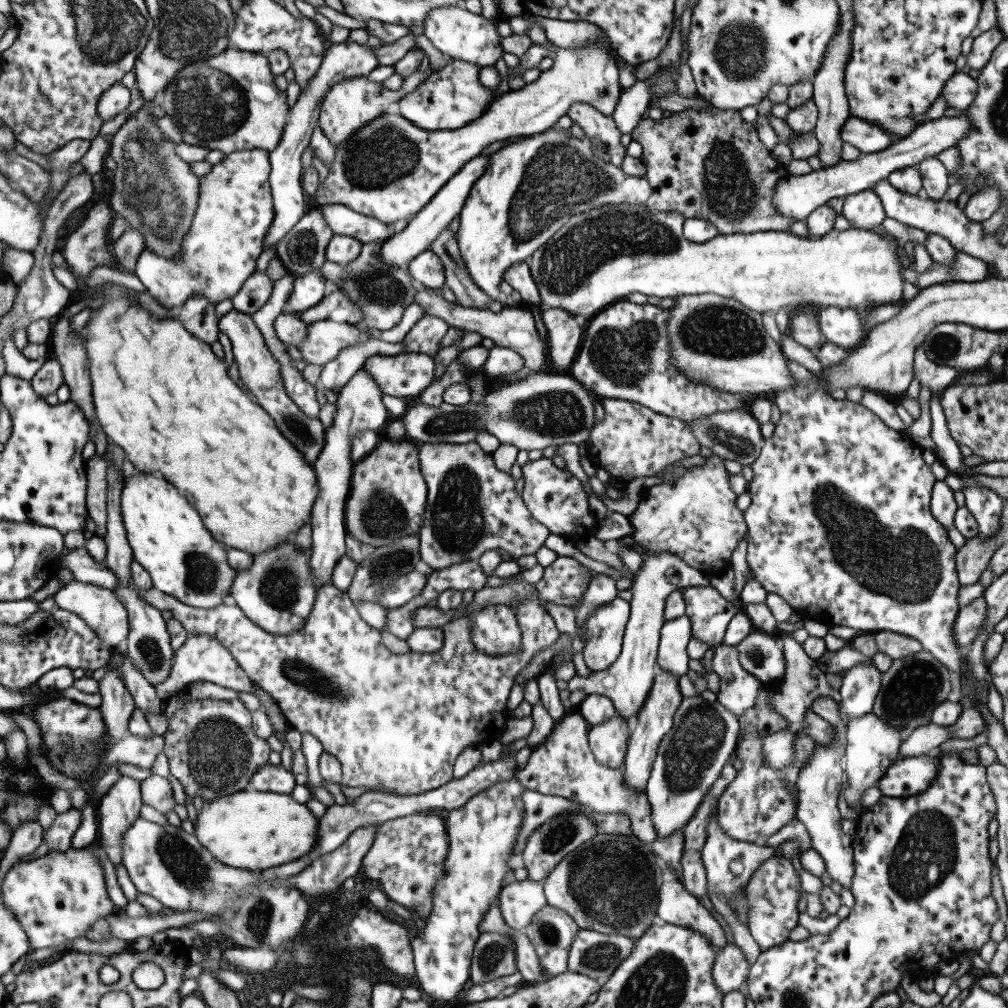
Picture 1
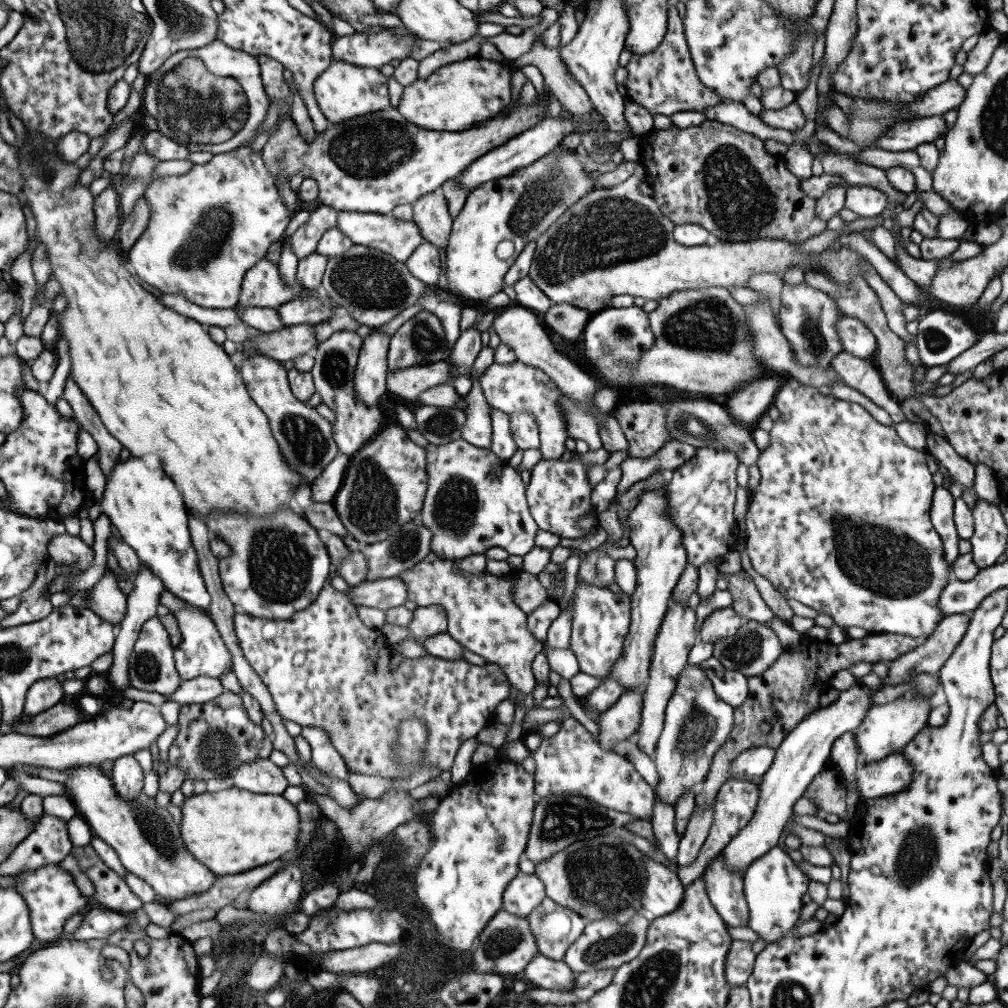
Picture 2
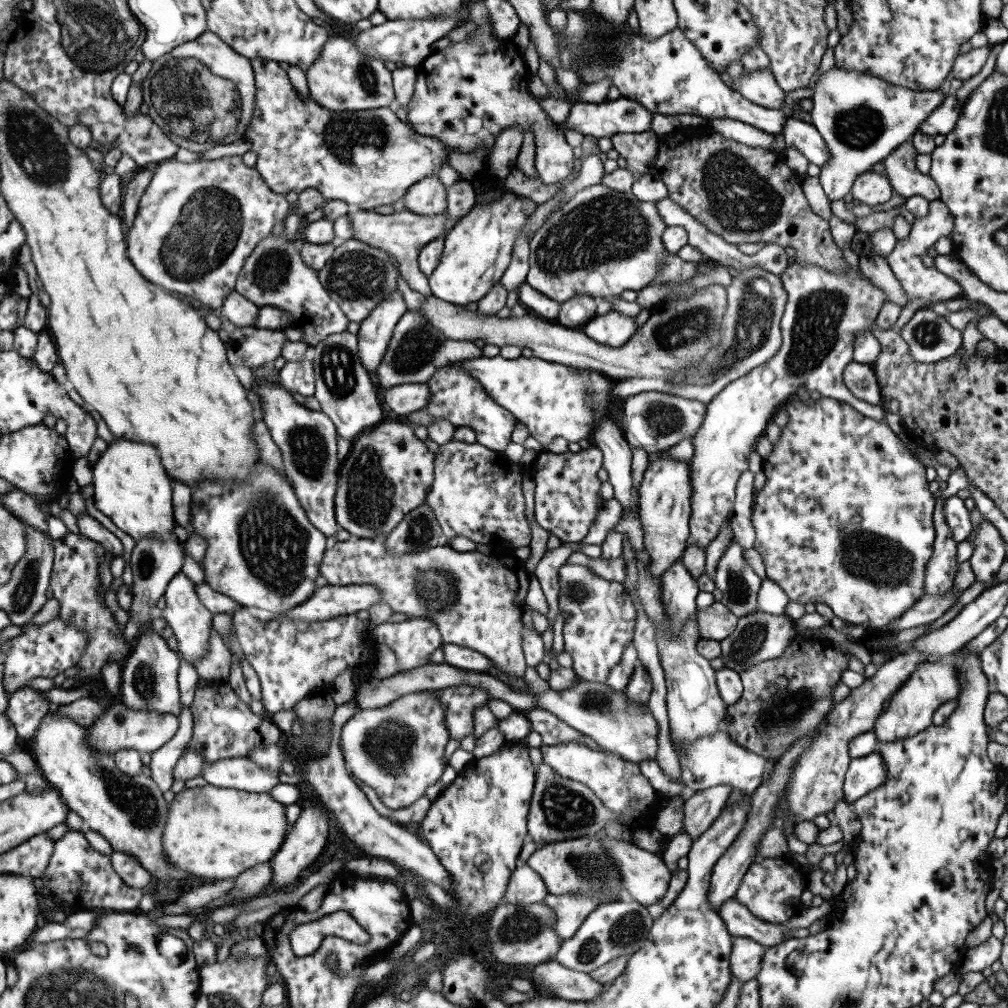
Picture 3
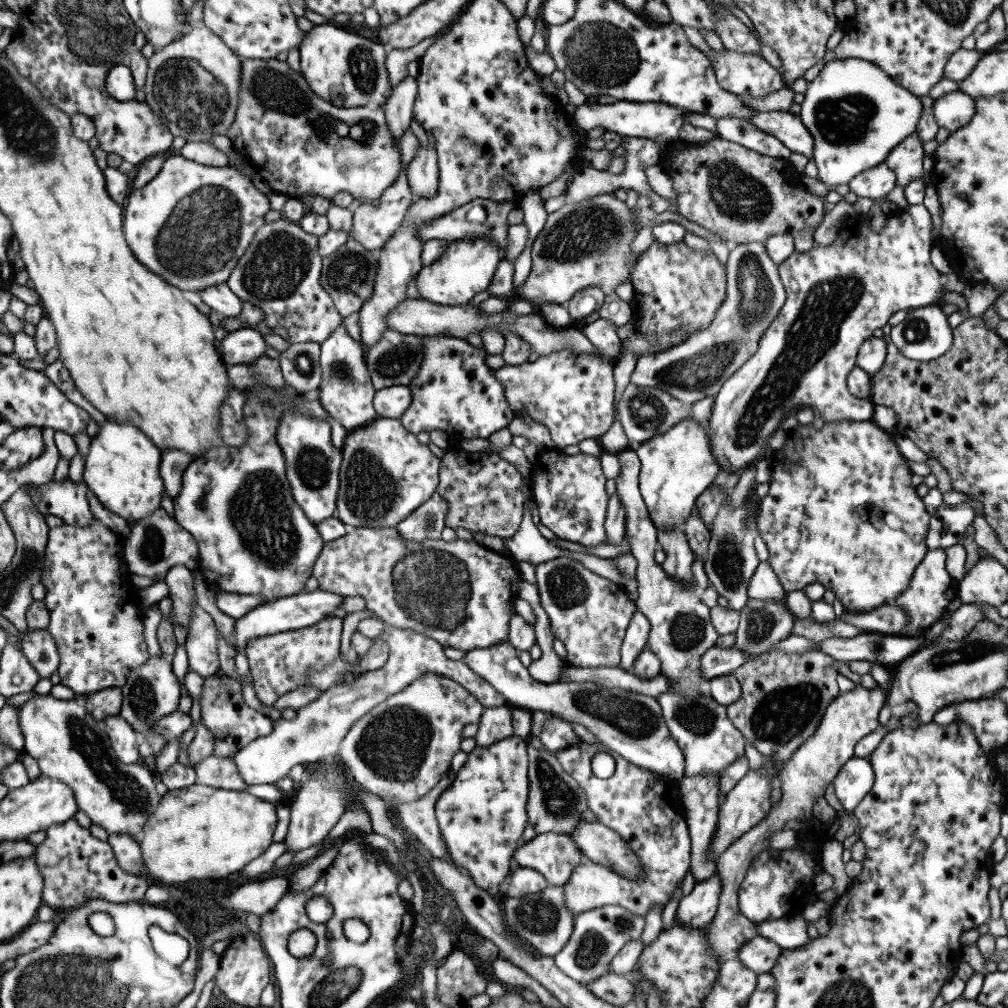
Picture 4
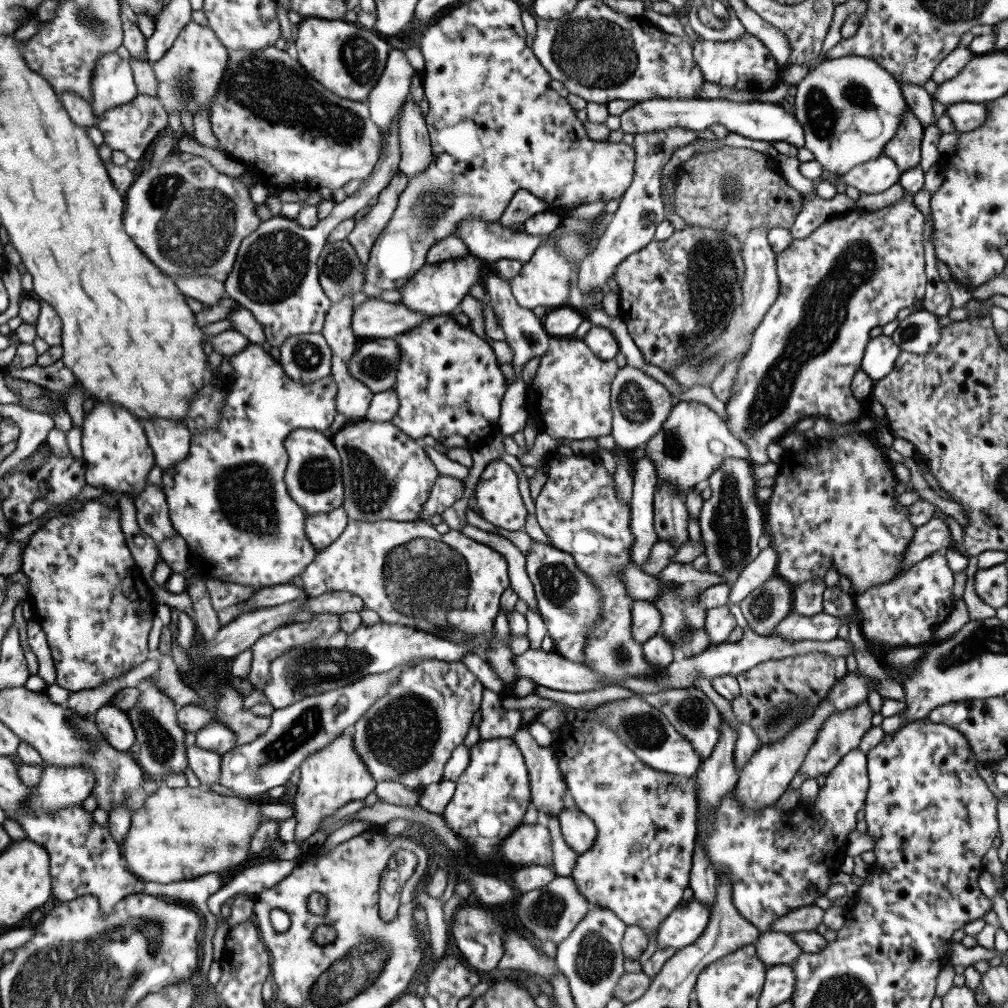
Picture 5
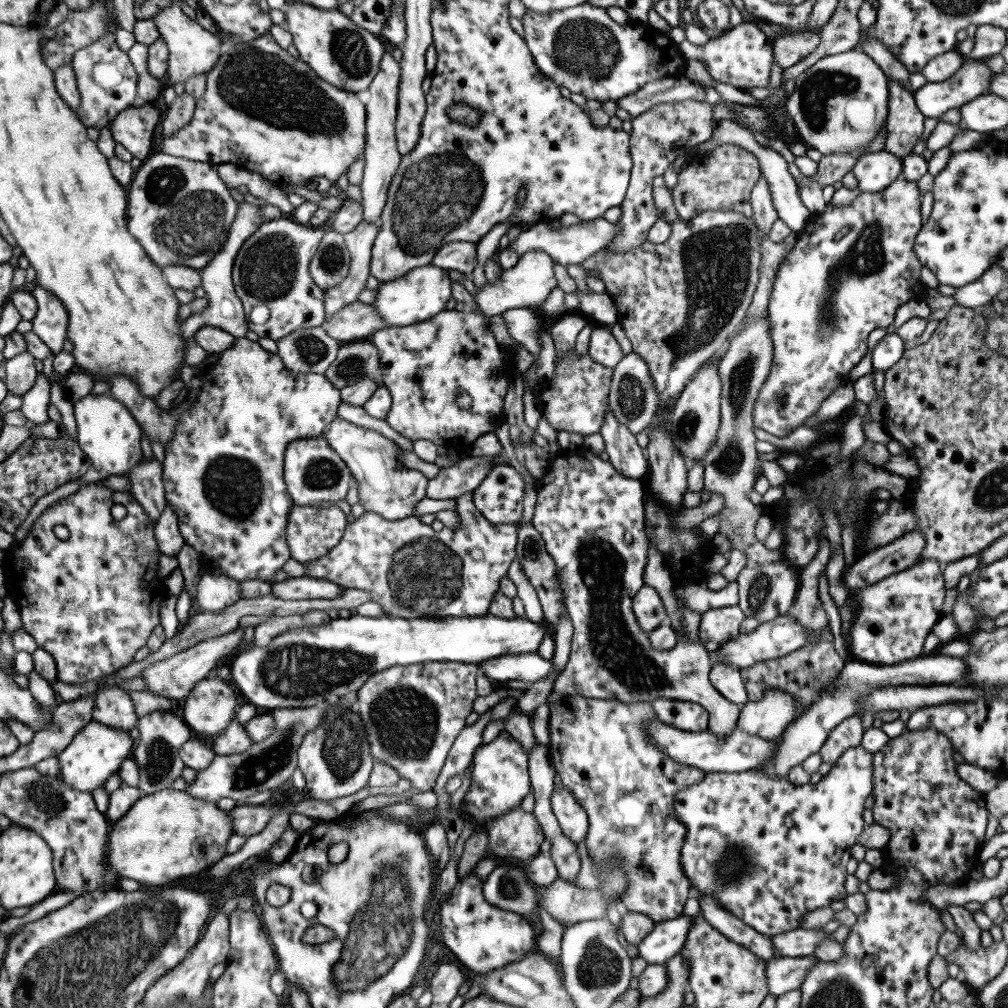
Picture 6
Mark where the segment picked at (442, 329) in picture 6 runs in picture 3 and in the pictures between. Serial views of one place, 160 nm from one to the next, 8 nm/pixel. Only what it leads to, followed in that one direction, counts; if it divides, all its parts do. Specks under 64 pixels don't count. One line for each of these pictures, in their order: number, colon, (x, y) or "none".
3: (453, 395)
4: (455, 392)
5: (448, 384)

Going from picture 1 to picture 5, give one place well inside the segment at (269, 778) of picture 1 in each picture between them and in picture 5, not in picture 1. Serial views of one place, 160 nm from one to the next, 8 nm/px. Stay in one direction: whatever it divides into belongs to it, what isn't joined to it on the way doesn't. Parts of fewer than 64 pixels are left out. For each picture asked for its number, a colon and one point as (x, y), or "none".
2: (260, 777)
3: (240, 773)
4: (211, 770)
5: (205, 765)

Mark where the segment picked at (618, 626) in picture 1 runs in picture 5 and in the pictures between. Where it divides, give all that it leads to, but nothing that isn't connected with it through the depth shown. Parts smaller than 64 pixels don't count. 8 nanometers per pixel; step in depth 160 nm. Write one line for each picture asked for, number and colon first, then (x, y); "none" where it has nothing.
2: (600, 618)
3: (598, 621)
4: (588, 613)
5: (568, 602)

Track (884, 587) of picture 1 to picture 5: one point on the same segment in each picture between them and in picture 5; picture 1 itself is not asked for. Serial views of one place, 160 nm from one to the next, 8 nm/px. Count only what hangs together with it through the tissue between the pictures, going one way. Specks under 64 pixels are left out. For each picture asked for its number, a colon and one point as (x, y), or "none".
2: (839, 522)
3: (844, 518)
4: (840, 510)
5: (841, 511)

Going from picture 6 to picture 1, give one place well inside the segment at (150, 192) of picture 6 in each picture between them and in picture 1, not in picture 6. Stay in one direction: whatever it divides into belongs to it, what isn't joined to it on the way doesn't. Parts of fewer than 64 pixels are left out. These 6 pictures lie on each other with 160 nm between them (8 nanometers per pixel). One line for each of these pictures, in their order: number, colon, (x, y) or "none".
1: (234, 211)
2: (207, 227)
3: (196, 223)
4: (190, 223)
5: (182, 214)

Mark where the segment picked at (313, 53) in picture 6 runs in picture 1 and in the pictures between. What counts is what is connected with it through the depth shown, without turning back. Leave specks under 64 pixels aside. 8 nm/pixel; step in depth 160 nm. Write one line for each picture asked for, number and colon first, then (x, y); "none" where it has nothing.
1: (350, 104)
2: (341, 91)
3: (340, 79)
4: (346, 70)
5: (347, 60)

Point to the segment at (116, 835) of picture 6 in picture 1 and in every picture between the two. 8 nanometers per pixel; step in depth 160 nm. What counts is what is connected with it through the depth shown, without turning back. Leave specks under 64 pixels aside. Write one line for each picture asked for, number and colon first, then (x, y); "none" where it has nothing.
1: (246, 829)
2: (231, 830)
3: (212, 832)
4: (198, 831)
5: (180, 833)

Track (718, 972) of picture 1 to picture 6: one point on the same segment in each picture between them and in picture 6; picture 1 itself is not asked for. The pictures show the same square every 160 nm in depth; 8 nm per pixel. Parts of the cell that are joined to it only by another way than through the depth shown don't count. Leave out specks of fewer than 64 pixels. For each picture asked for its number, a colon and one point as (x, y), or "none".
2: (738, 963)
3: (744, 961)
4: (758, 954)
5: (771, 947)
6: (801, 942)

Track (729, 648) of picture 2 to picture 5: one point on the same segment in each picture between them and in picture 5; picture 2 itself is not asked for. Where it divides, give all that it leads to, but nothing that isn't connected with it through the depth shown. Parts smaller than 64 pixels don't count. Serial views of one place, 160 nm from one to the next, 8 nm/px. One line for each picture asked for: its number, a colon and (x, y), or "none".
3: (758, 636)
4: (761, 623)
5: (764, 608)

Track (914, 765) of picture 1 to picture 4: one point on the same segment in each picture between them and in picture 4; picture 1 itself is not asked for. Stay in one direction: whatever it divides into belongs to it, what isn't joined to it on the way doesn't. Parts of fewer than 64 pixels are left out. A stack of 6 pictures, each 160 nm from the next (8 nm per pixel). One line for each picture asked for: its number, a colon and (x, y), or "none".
2: (893, 773)
3: (863, 775)
4: (854, 779)

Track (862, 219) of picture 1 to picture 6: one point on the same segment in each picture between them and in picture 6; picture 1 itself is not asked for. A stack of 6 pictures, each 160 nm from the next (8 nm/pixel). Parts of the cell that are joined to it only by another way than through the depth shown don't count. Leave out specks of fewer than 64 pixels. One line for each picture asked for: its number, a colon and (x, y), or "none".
2: (866, 202)
3: (870, 188)
4: (875, 183)
5: (874, 176)
6: (875, 171)

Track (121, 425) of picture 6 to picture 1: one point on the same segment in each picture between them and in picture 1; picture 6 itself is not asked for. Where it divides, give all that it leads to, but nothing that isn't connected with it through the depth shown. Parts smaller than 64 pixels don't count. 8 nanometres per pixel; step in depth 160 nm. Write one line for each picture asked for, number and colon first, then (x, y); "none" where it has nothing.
1: (168, 539)
2: (148, 511)
3: (131, 488)
4: (123, 468)
5: (118, 458)

